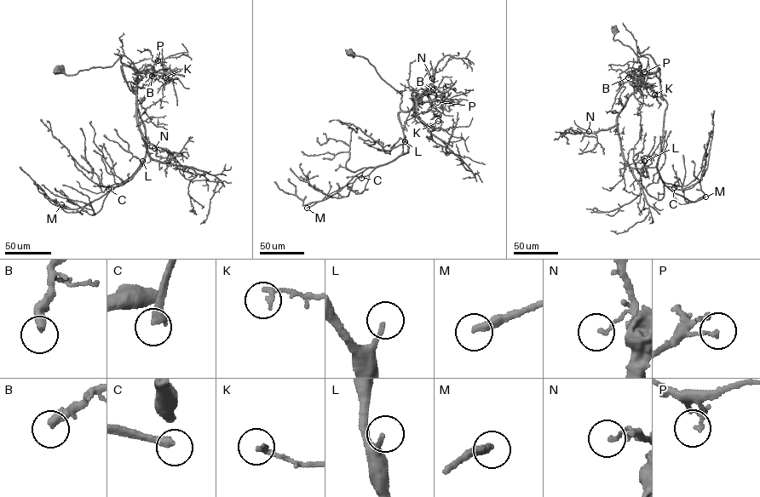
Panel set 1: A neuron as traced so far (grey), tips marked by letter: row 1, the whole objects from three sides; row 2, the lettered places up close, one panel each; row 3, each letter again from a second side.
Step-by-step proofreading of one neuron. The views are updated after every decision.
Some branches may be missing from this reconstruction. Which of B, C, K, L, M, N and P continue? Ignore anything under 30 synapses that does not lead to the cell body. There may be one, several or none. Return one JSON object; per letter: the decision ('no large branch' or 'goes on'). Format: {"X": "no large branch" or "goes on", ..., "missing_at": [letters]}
{"B": "no large branch", "C": "goes on", "K": "no large branch", "L": "goes on", "M": "goes on", "N": "no large branch", "P": "no large branch", "missing_at": ["C", "L", "M"]}

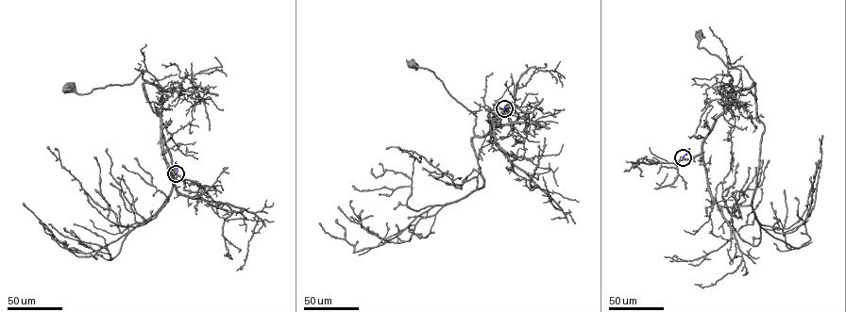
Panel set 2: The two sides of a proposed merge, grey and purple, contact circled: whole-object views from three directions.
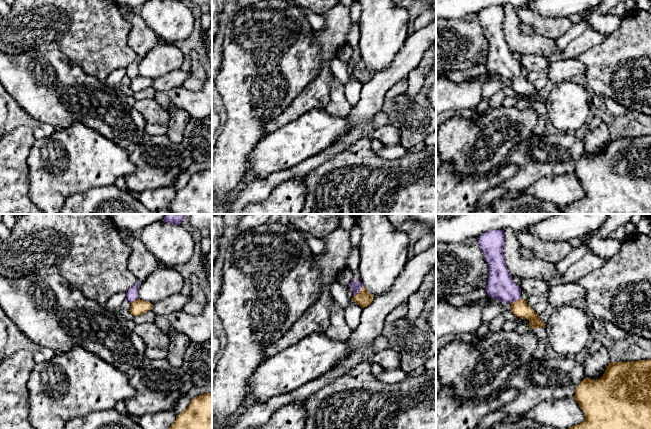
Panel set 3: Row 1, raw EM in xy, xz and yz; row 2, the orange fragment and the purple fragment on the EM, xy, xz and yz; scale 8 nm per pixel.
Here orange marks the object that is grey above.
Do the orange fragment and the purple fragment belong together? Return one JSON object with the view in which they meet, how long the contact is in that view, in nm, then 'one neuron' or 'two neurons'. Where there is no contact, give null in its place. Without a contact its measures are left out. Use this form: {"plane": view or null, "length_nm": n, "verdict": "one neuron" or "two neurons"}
{"plane": "xz", "length_nm": 130, "verdict": "one neuron"}

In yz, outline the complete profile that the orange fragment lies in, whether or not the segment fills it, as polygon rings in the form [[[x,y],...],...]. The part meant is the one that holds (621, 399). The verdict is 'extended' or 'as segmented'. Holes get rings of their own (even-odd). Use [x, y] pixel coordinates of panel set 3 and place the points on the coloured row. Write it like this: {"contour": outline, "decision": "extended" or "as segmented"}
{"contour": [[[651,359],[610,363],[600,379],[586,377],[579,383],[573,396],[585,419],[568,429],[651,429]]], "decision": "as segmented"}

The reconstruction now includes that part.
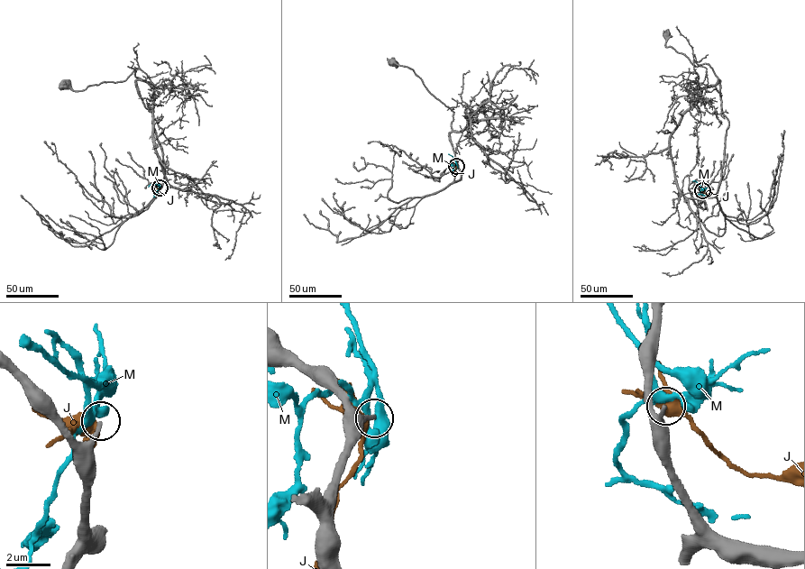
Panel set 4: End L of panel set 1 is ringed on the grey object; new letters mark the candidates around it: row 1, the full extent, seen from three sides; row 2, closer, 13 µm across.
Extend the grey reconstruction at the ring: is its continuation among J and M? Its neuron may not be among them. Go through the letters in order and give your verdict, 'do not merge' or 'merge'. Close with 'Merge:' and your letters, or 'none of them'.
J: do not merge
M: do not merge
Merge: none of them

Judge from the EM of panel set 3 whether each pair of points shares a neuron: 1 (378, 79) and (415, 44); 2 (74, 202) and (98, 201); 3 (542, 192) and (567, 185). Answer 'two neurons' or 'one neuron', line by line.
1: one neuron
2: one neuron
3: one neuron

